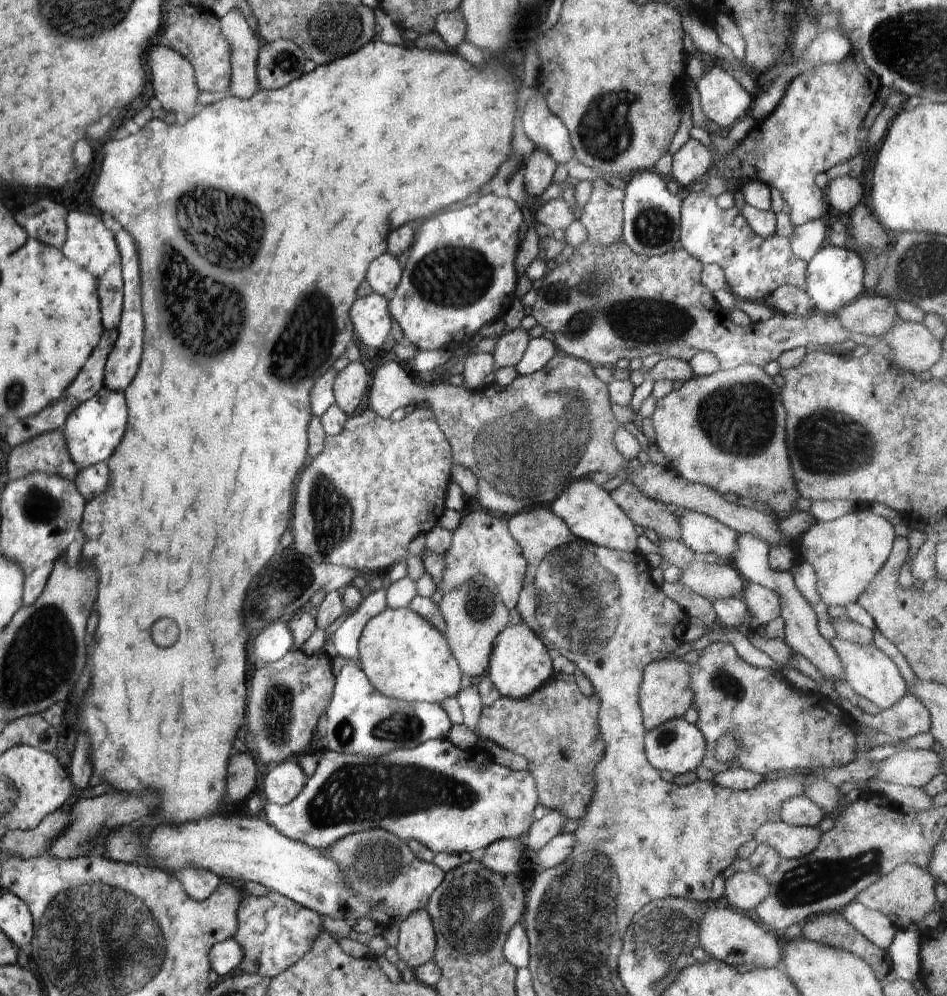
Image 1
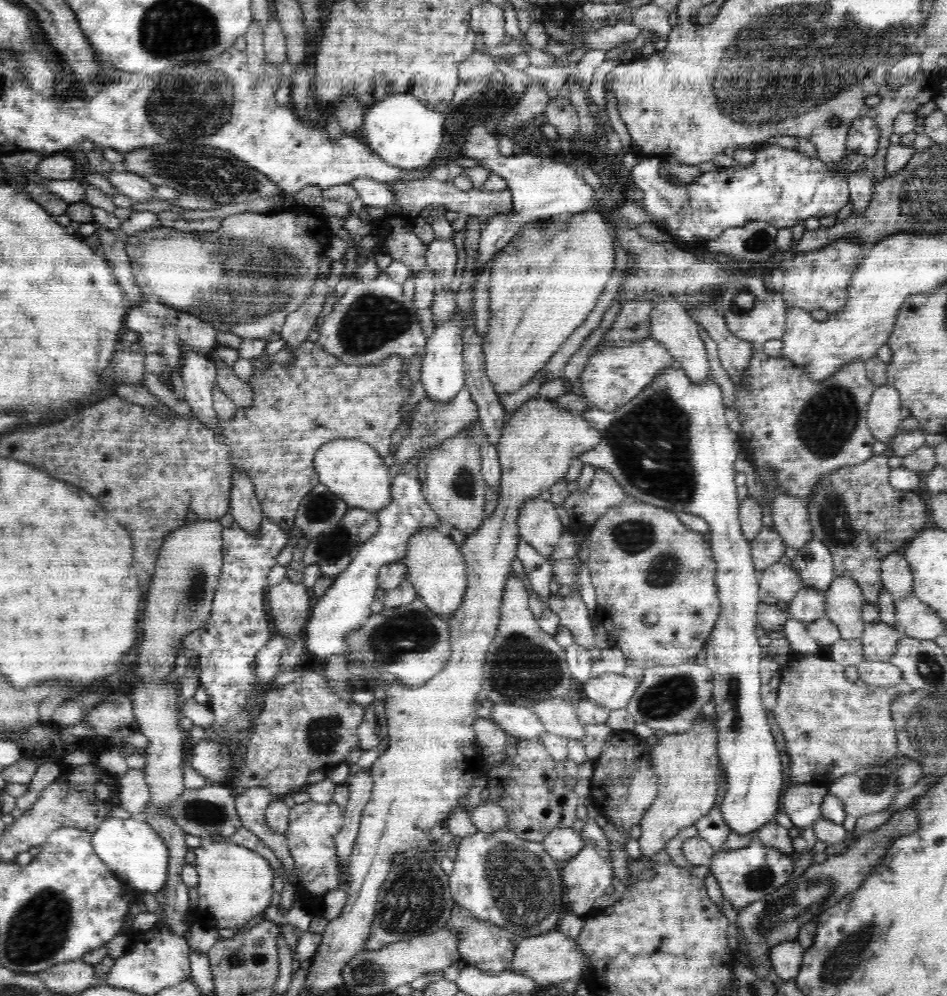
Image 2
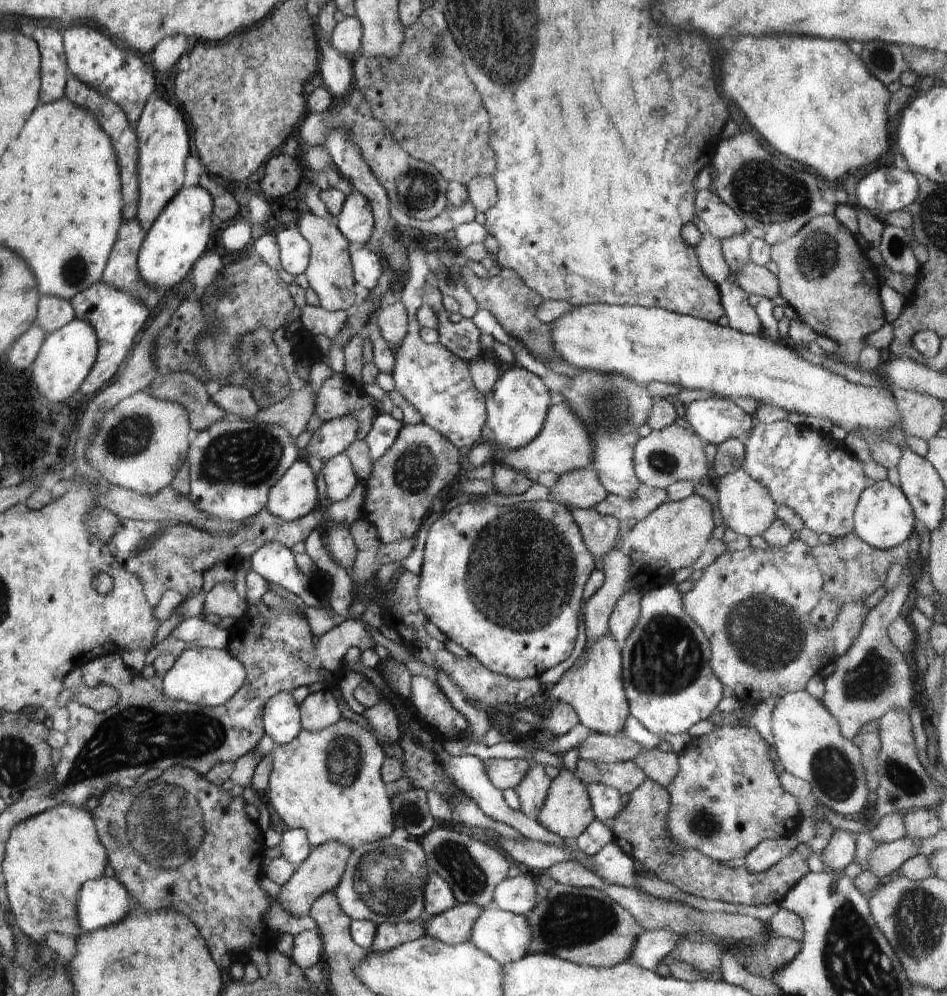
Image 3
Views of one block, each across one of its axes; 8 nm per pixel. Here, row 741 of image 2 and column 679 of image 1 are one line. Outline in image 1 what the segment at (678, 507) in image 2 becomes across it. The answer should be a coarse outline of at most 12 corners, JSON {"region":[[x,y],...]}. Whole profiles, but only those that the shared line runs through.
{"region":[[684,717],[646,731],[644,754],[660,772],[696,771],[702,731]]}

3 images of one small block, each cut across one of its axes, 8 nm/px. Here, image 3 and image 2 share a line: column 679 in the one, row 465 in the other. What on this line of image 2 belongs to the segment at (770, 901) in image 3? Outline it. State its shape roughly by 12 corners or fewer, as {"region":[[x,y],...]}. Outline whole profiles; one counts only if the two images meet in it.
{"region":[[888,452],[824,475],[808,500],[836,577],[878,606],[881,564],[926,526]]}

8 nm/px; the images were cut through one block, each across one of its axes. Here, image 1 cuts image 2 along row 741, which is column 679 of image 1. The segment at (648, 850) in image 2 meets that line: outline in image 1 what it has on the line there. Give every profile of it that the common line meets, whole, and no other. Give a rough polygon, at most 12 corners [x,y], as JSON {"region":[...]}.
{"region":[[678,658],[643,670],[646,731],[683,717],[694,702],[689,664]]}

